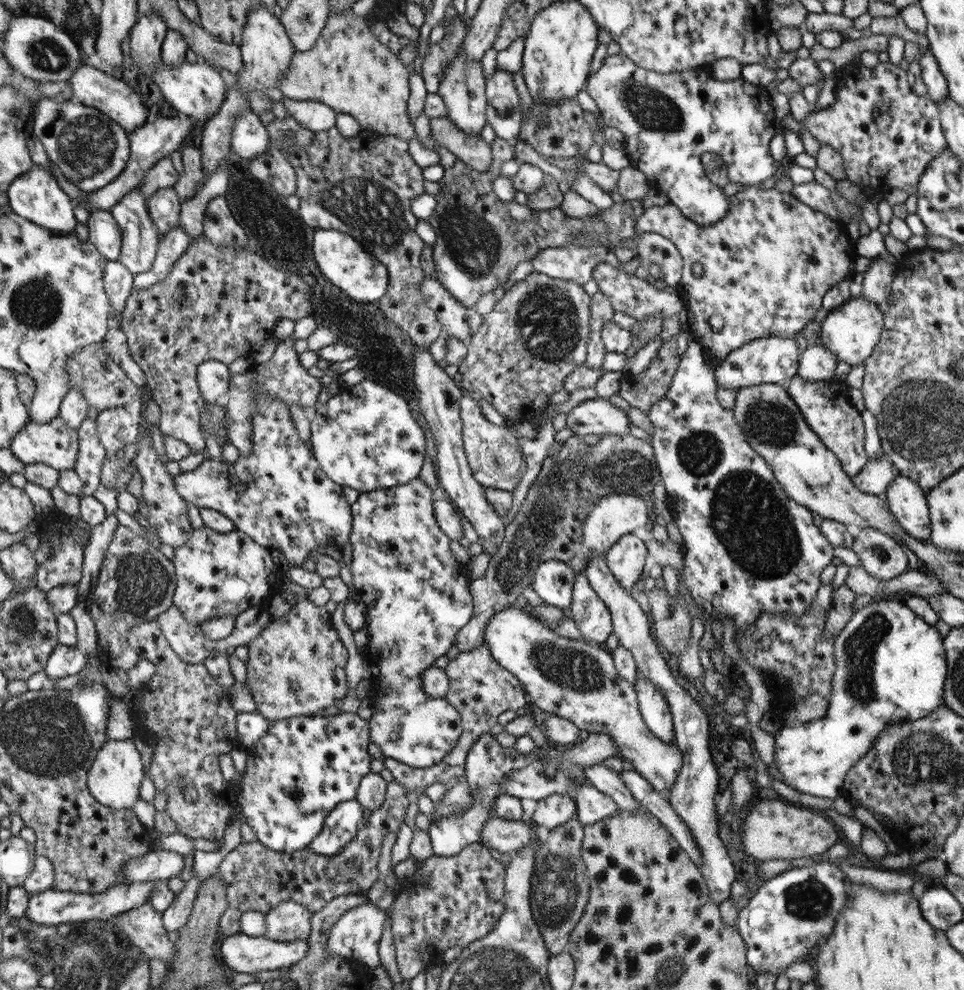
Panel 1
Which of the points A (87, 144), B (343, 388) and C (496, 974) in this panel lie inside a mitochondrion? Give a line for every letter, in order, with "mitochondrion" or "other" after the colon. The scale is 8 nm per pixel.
A: mitochondrion
B: other
C: mitochondrion

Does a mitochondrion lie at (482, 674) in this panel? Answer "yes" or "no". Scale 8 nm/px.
no

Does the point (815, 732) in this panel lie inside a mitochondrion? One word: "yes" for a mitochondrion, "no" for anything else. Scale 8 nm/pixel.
no

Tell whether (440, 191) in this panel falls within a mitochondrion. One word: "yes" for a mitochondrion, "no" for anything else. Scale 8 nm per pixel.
no

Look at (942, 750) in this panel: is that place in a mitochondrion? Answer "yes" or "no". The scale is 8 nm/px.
yes

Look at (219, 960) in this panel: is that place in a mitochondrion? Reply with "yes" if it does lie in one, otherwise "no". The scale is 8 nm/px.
no

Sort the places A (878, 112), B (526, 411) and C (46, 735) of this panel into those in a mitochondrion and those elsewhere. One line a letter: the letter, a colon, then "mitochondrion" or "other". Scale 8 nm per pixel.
A: other
B: other
C: mitochondrion

